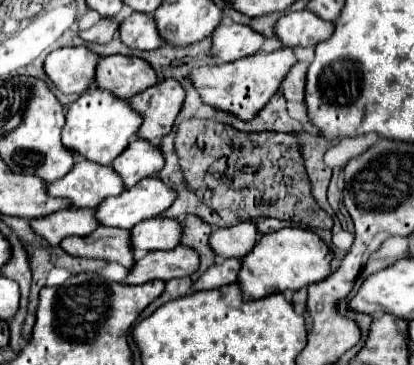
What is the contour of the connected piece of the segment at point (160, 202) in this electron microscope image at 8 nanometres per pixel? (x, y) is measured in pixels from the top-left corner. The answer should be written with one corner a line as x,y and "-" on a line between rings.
157,175
141,179
121,197
109,197
97,207
97,219
103,225
131,229
143,219
157,217
167,211
177,199
177,191
167,187

